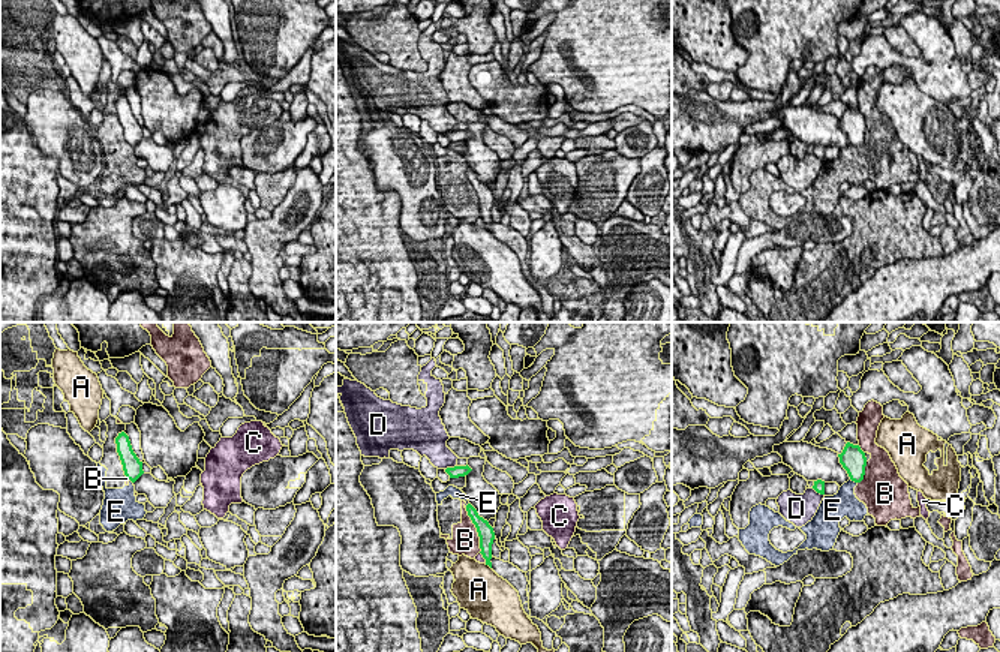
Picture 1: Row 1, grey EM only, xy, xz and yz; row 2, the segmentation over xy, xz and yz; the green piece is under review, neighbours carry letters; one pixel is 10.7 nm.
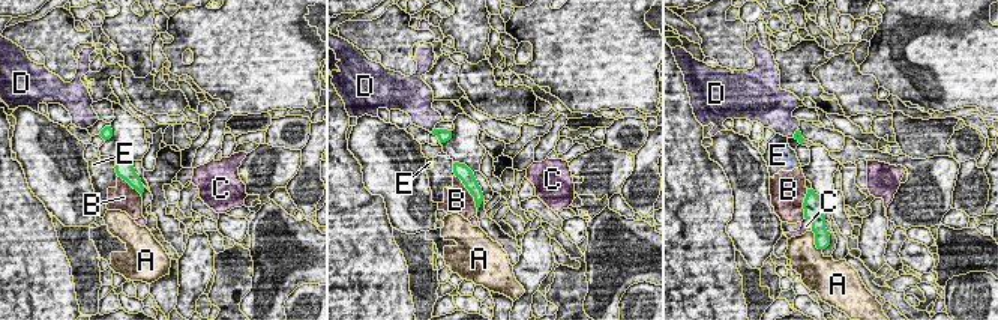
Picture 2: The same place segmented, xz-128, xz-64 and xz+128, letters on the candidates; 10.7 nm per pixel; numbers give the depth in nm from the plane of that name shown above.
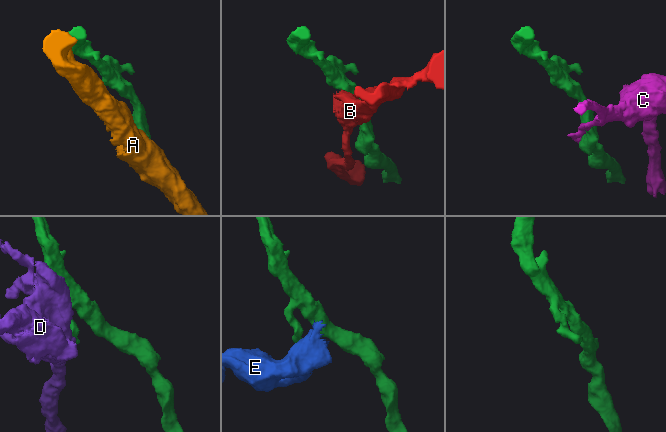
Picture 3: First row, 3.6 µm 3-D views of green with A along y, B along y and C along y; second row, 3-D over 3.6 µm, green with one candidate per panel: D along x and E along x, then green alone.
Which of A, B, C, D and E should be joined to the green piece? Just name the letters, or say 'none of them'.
none of them

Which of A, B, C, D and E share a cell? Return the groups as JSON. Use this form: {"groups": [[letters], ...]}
{"groups": [["A"], ["B", "E"], ["C"], ["D"]]}

